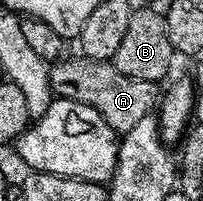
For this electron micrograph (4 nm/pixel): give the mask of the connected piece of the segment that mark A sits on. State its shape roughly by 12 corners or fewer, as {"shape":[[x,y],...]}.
{"shape":[[75,54],[50,65],[56,97],[93,106],[116,134],[161,99],[153,81]]}

